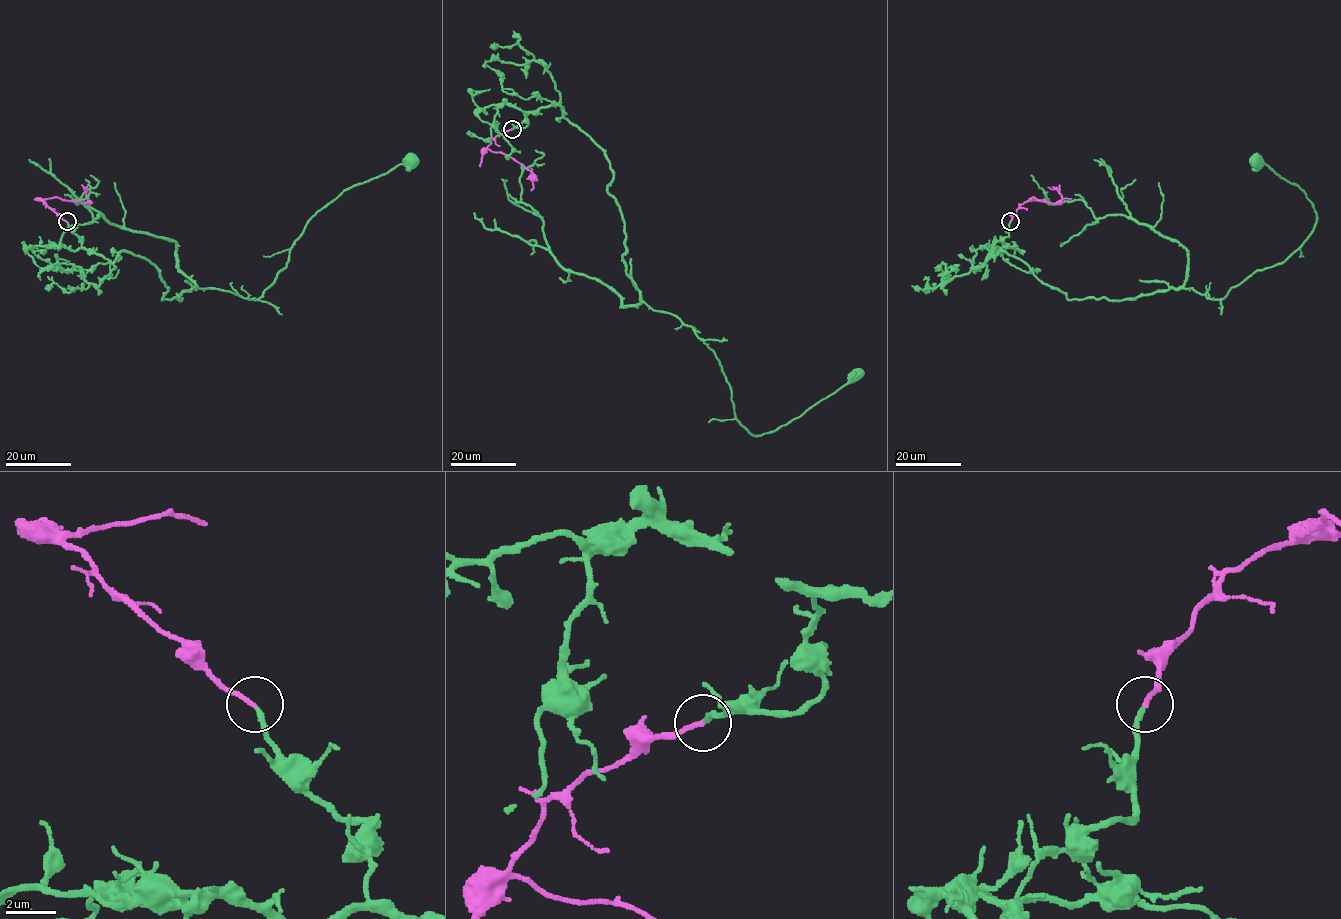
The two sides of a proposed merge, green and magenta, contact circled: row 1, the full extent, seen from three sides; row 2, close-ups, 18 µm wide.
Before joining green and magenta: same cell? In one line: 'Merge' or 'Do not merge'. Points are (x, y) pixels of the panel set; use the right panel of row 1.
Merge

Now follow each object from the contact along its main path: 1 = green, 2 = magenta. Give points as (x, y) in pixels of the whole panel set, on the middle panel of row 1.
1: (512, 129), (558, 104), (602, 148), (625, 272), (647, 305), (714, 352), (752, 435), (857, 378)
2: (512, 129), (494, 137), (487, 148), (511, 157), (528, 169), (532, 173), (532, 181), (529, 167)

